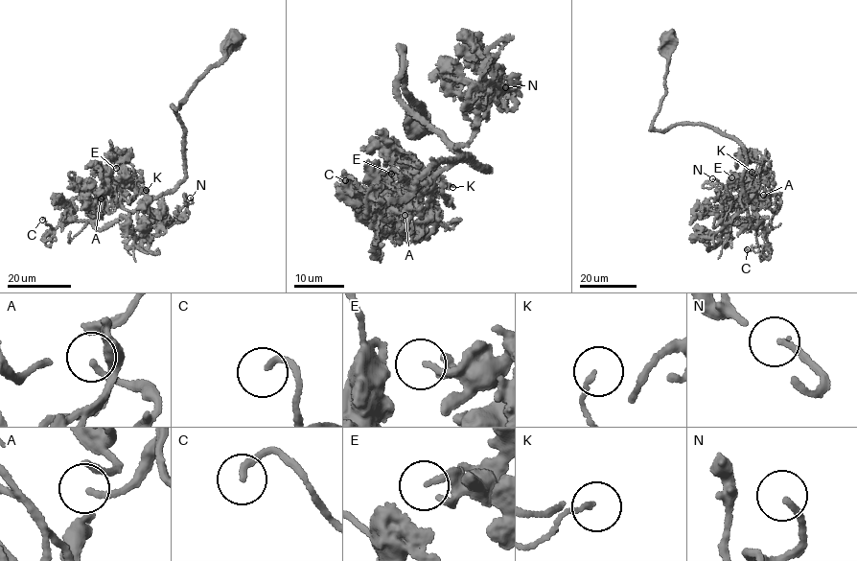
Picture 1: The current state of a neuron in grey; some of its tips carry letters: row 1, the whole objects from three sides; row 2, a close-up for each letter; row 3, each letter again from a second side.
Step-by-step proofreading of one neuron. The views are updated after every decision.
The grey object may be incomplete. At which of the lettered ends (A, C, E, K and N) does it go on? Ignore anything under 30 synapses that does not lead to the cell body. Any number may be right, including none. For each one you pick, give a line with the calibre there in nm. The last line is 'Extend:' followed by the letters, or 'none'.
C: 180 nm
N: 170 nm
Extend: C, N

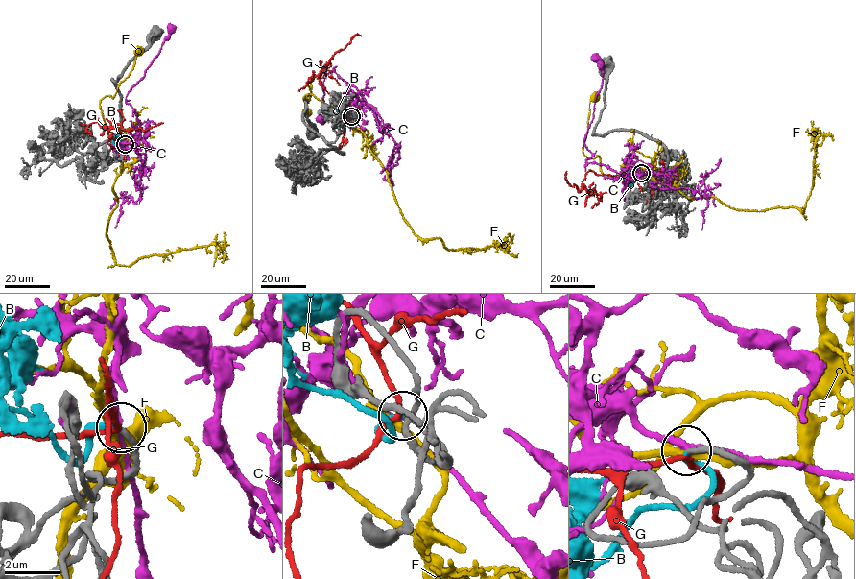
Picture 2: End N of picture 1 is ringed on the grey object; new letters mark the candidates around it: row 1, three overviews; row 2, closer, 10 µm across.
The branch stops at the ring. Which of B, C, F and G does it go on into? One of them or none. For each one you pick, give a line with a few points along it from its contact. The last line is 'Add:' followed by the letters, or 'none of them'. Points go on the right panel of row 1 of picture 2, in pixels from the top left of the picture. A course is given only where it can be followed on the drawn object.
B: course (641, 173), (643, 176), (633, 182), (628, 176)
Add: B

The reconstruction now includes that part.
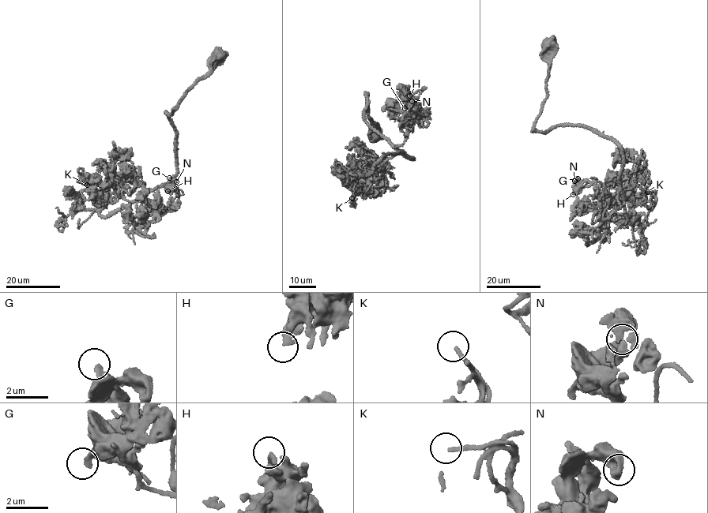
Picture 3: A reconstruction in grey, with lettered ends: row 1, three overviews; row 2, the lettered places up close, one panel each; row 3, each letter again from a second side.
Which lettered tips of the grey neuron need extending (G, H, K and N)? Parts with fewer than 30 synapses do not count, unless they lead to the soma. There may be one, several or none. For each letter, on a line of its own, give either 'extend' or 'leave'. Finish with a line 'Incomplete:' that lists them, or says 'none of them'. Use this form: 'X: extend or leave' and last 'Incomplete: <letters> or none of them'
G: leave
H: leave
K: extend
N: leave
Incomplete: K

